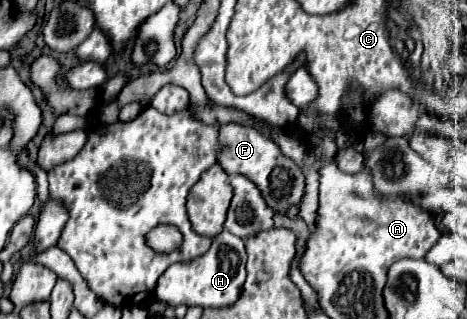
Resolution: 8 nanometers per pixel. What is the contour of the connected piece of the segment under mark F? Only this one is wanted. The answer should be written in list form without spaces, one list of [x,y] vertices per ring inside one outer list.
[[[228,123],[228,125],[220,125],[218,141],[220,141],[218,165],[228,175],[234,173],[246,175],[262,191],[262,197],[270,209],[284,213],[288,207],[300,205],[306,191],[304,171],[292,159],[286,159],[286,155],[282,155],[280,147],[270,137],[258,133],[252,127]]]

